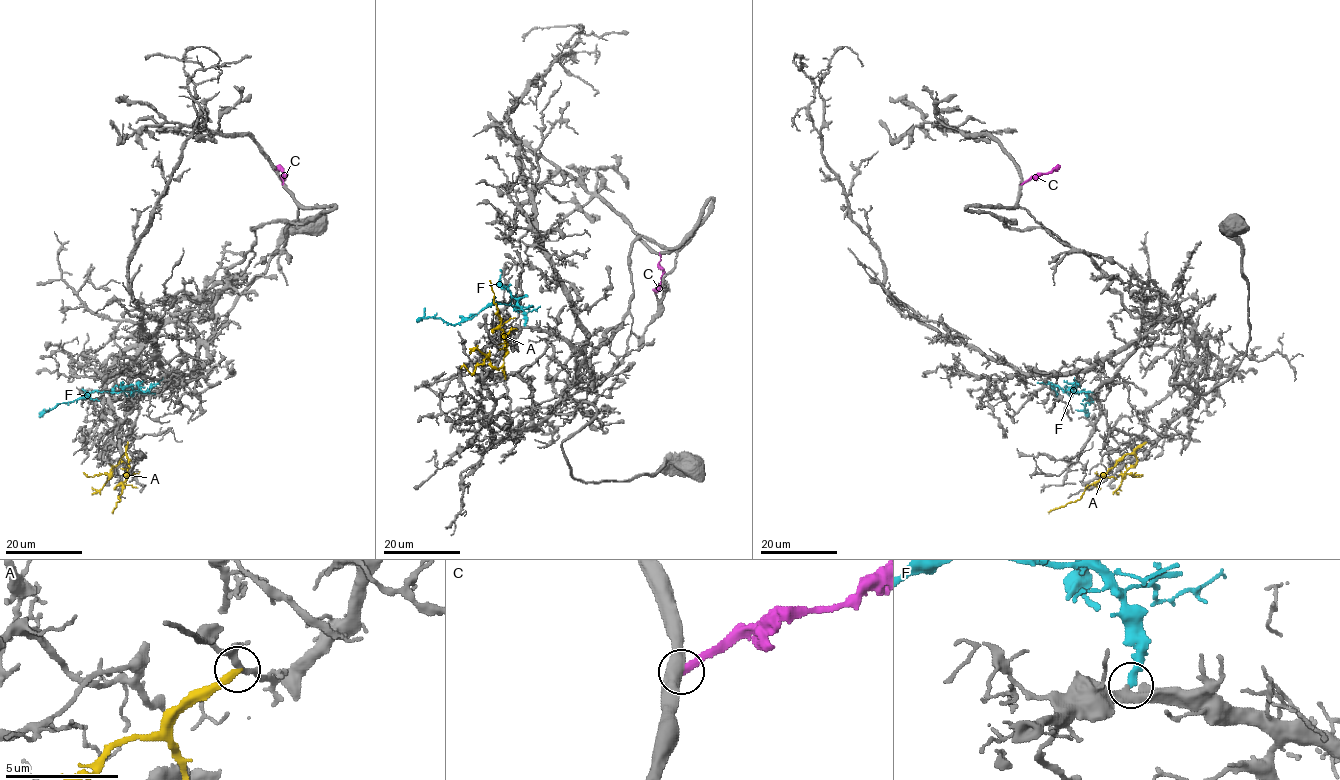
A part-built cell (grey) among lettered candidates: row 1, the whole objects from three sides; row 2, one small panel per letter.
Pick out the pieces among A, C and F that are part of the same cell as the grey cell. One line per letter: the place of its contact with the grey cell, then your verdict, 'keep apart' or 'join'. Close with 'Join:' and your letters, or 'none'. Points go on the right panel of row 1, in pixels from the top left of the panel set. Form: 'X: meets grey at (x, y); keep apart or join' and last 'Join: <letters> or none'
A: meets grey at (1146, 442); keep apart
C: meets grey at (1022, 184); keep apart
F: meets grey at (1093, 392); join
Join: F

